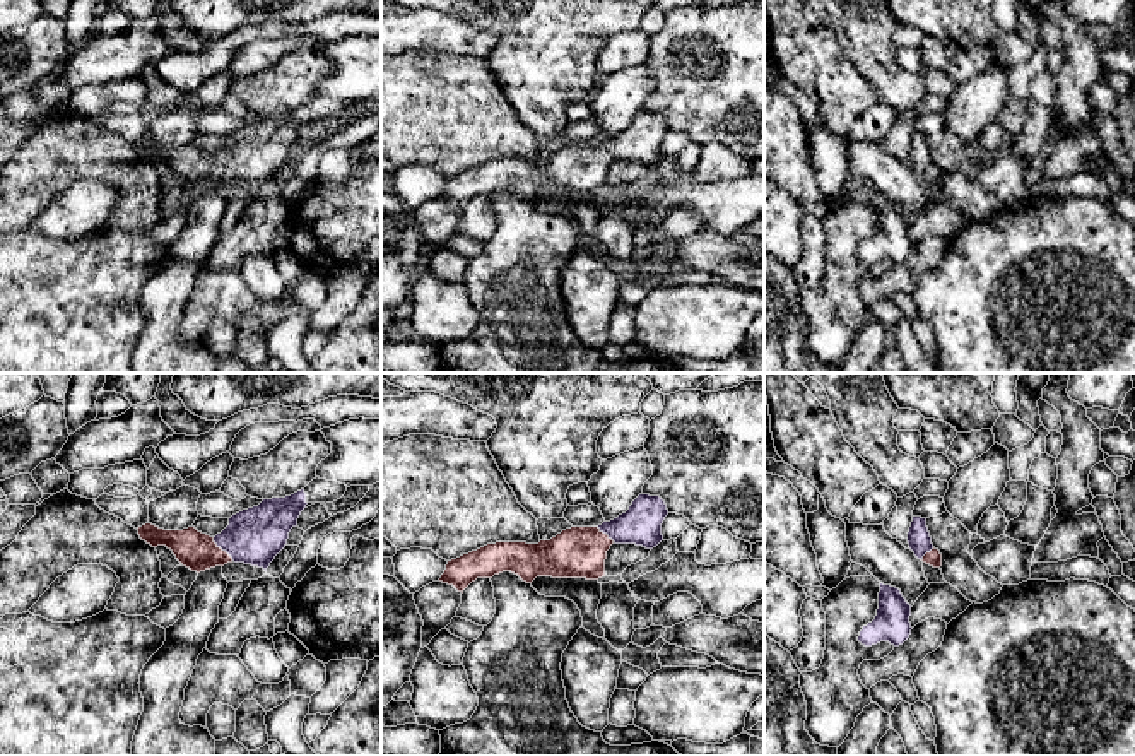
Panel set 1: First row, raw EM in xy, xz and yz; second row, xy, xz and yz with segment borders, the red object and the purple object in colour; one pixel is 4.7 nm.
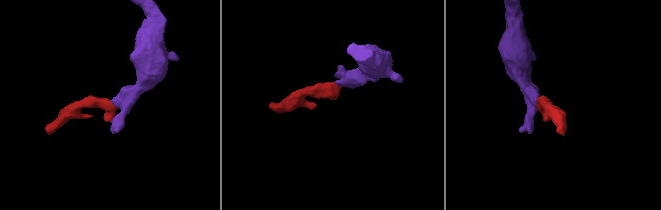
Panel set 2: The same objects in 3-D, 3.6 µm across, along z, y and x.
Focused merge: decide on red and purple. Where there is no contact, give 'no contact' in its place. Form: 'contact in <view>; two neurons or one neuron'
contact in xy; one neuron

